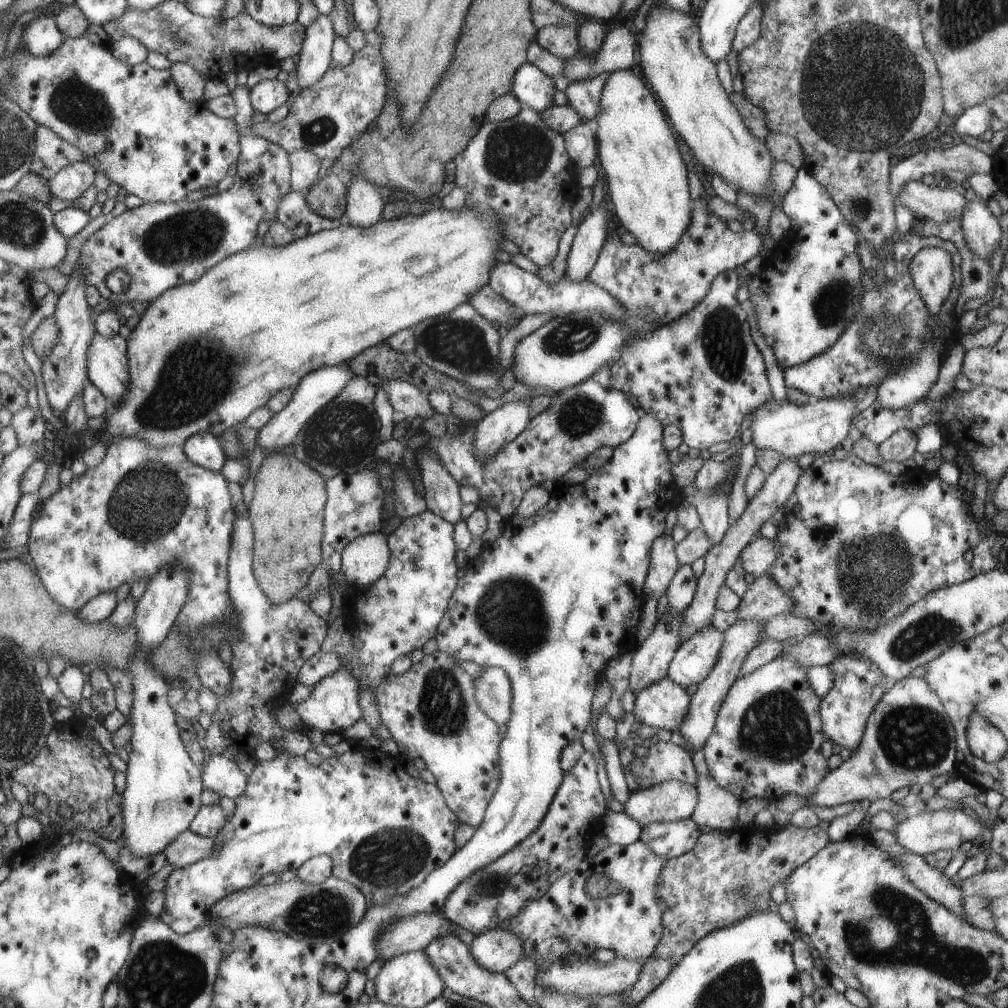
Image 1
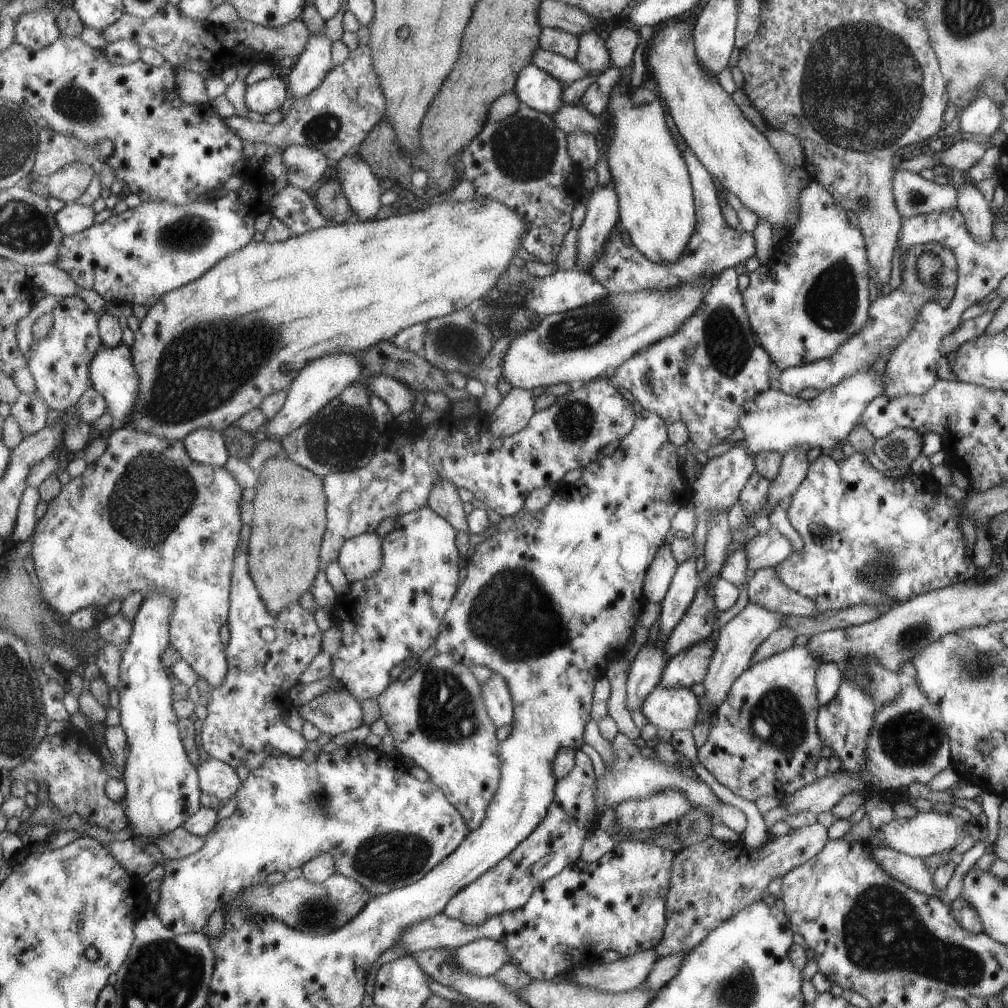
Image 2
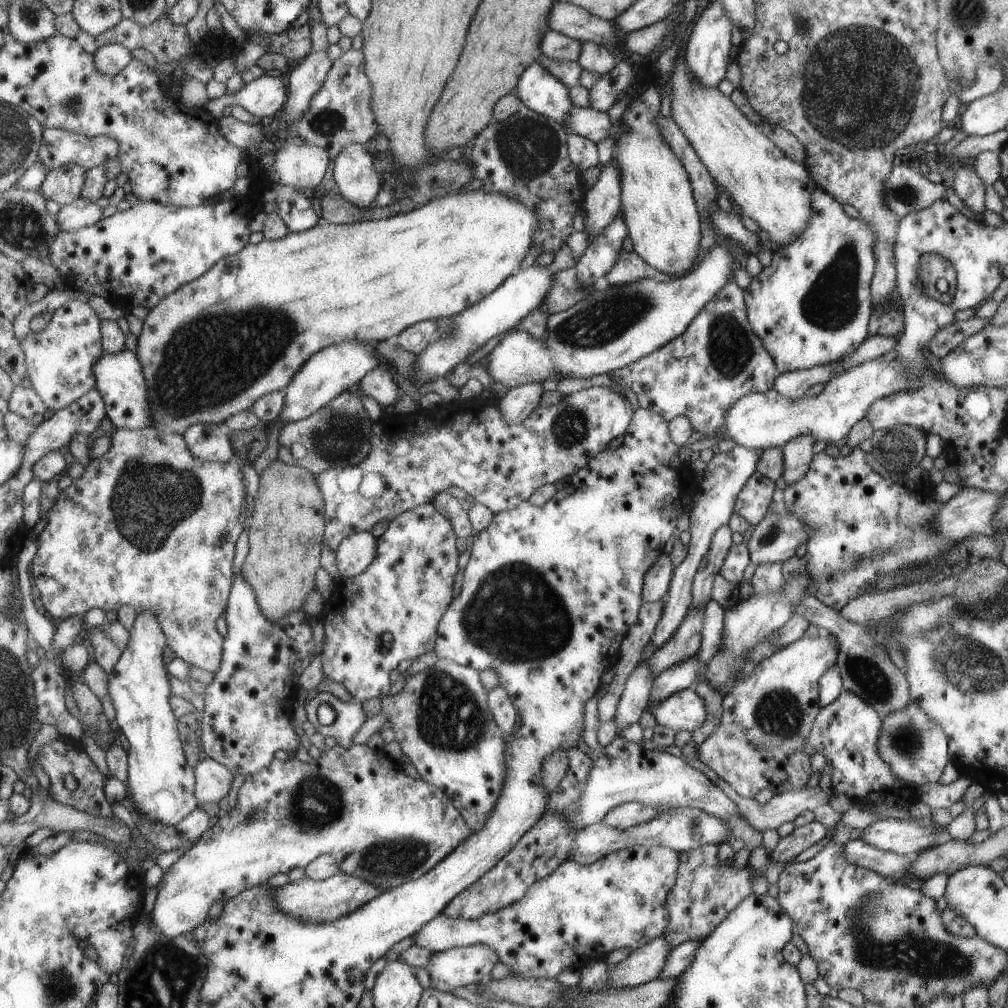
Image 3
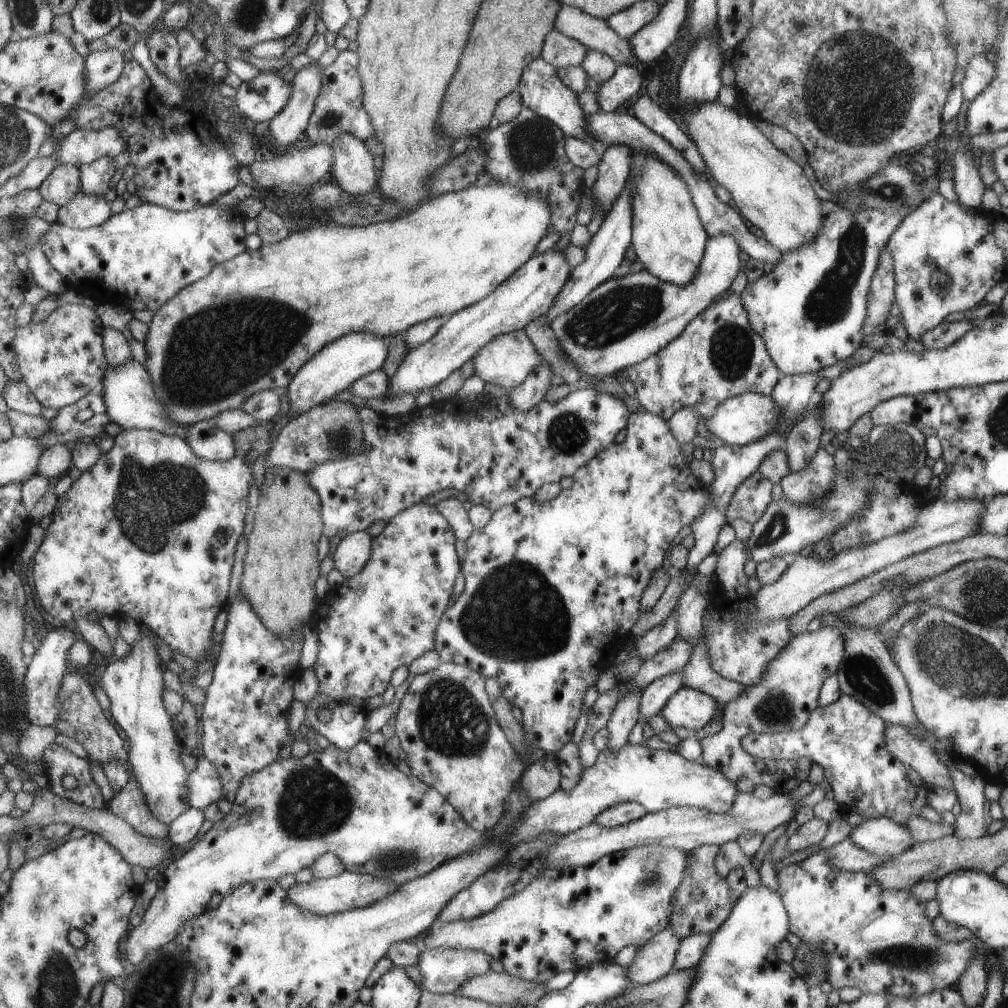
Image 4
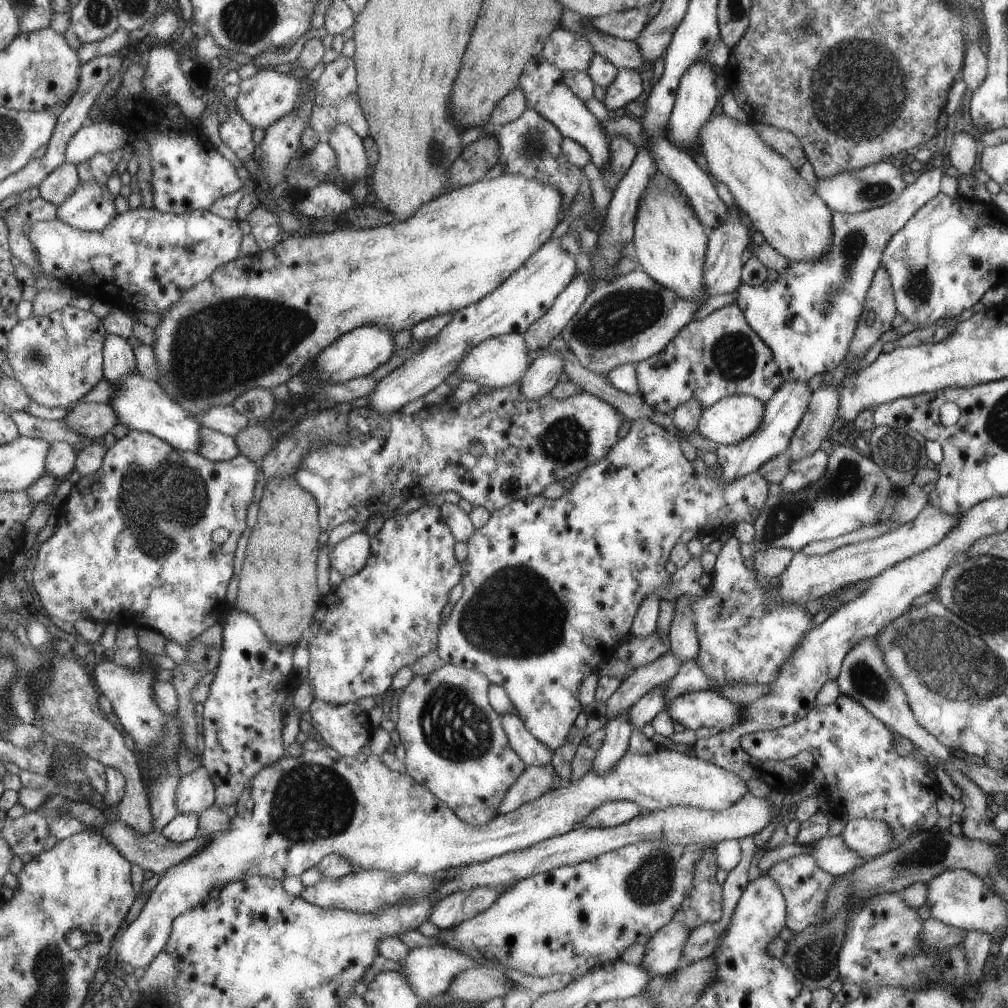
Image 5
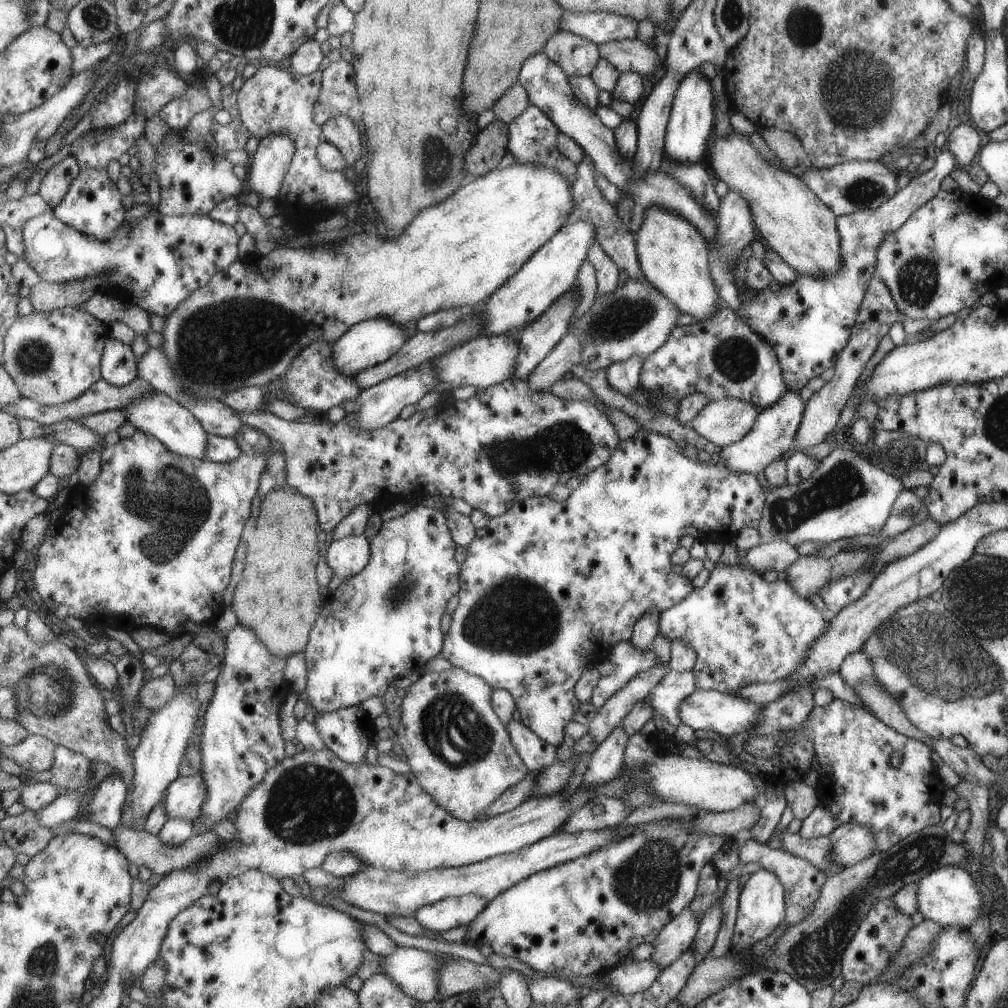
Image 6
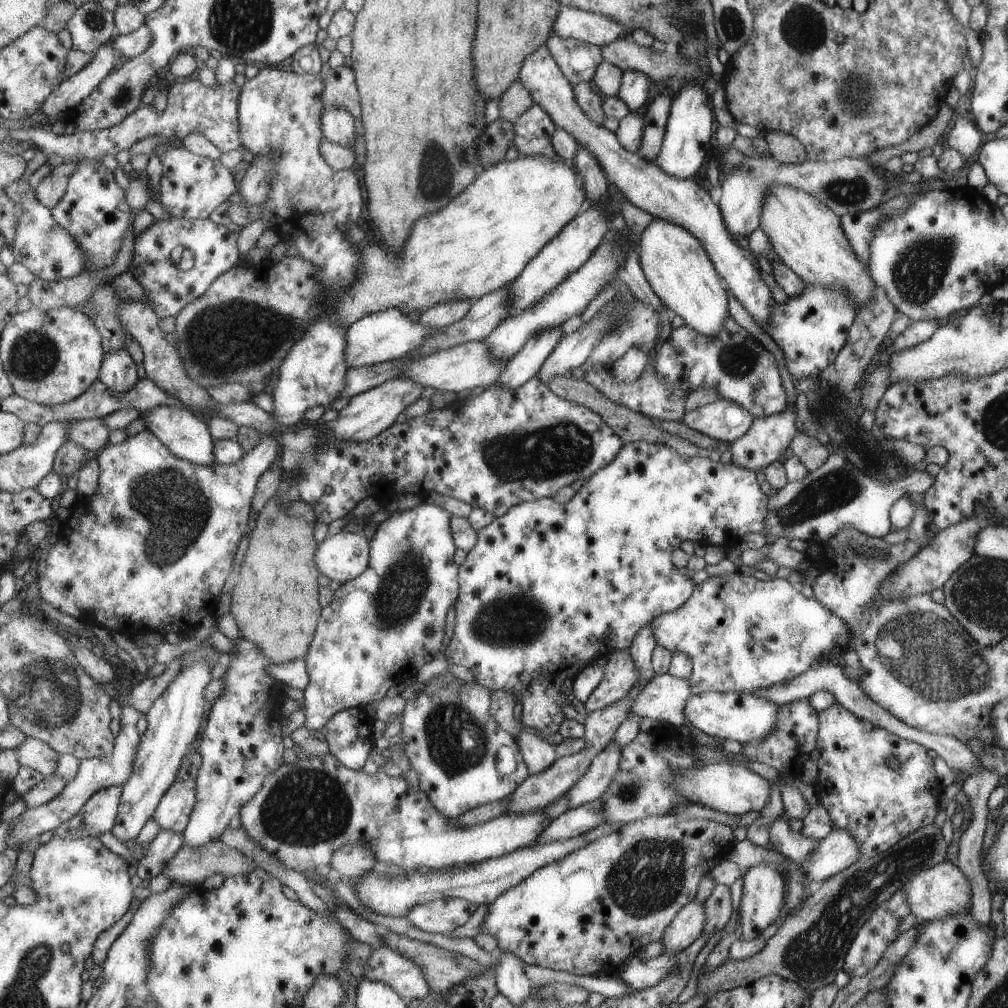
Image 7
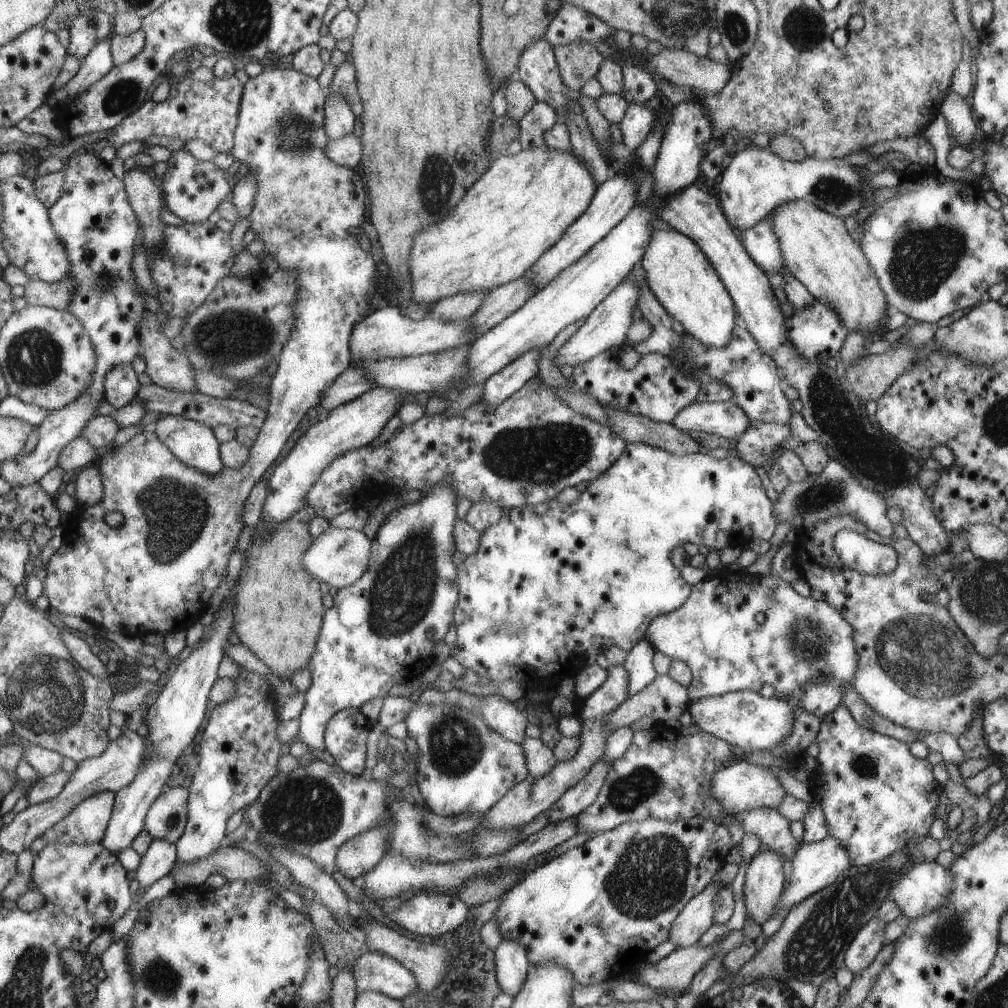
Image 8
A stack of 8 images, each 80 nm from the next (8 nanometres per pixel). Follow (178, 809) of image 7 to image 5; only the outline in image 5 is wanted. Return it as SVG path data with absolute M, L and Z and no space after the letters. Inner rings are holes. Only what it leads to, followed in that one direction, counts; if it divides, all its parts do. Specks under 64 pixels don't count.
M201 765L195 772L182 776L177 804L180 813L203 814L216 801L216 786L207 767Z

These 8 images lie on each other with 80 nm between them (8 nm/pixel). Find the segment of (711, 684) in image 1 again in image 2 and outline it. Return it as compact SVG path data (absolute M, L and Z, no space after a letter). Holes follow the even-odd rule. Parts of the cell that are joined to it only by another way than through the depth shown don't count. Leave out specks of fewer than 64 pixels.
M747 604L734 618L718 630L714 651L707 672L702 678L703 695L698 697L698 716L696 723L710 726L716 716L717 708L725 700L733 681L750 665L750 658L759 643L782 623L780 615L769 612L760 606Z

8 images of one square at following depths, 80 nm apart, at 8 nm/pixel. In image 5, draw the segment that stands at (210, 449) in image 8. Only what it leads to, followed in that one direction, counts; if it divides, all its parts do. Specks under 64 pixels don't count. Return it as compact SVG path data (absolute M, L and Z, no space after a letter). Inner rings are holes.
M138 370L125 376L117 384L112 407L116 410L119 423L130 429L137 429L159 436L179 451L198 452L200 449L202 425L187 409L175 402L159 382L144 377Z

